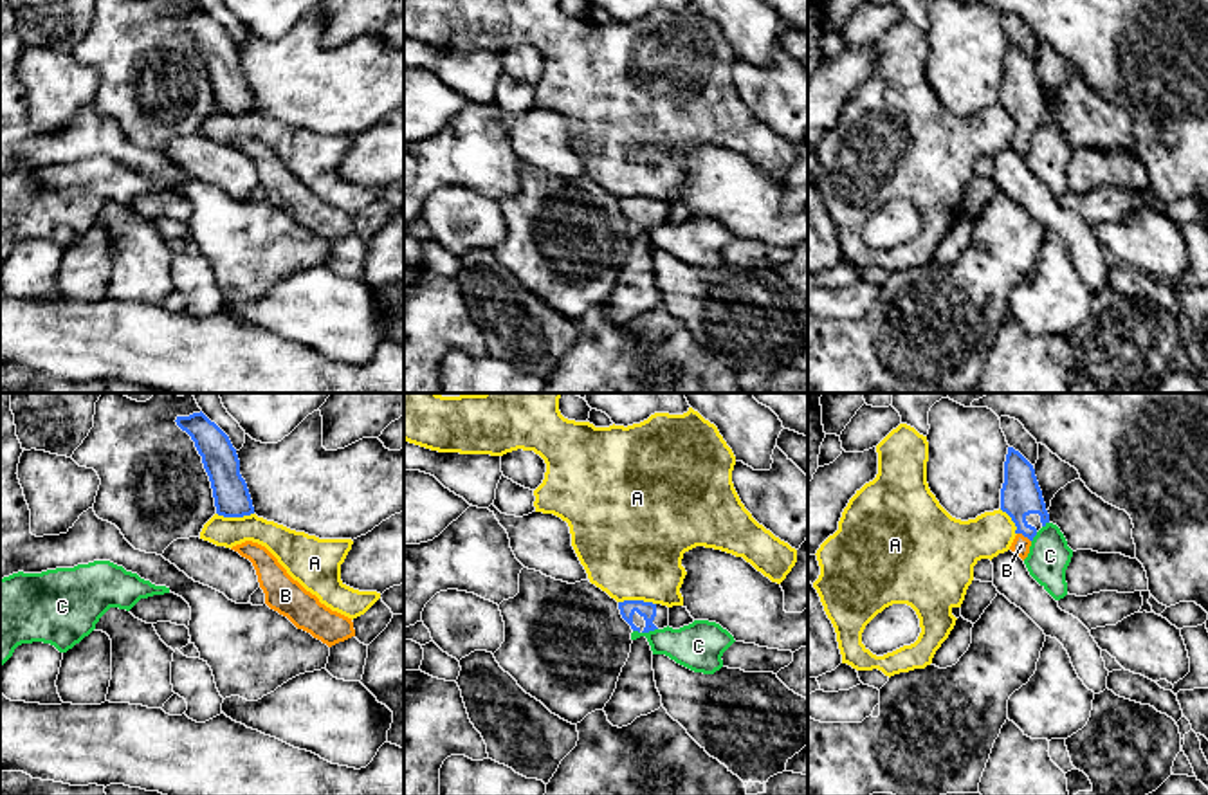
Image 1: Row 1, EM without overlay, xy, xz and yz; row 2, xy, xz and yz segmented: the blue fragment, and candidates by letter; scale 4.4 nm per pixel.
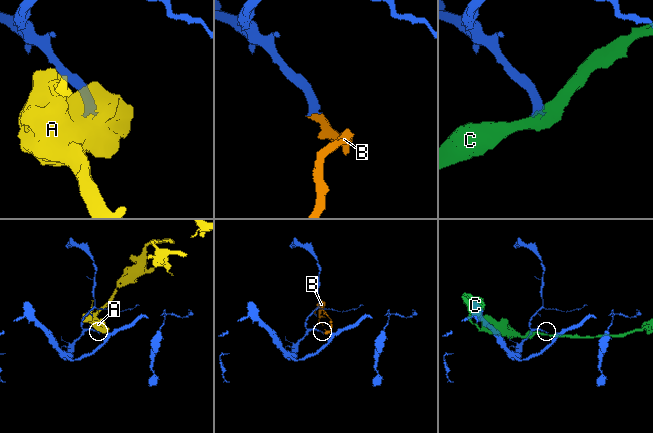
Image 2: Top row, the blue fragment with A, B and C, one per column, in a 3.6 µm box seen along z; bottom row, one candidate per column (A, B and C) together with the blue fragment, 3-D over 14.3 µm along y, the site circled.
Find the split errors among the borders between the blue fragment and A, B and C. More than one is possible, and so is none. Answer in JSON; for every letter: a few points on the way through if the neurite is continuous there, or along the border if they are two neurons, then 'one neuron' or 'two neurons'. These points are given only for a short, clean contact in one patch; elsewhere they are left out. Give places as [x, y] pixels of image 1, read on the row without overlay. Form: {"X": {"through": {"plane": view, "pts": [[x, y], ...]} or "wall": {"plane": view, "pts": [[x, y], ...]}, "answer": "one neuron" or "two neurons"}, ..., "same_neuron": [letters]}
{"A": {"wall": {"plane": "xy", "pts": [[217, 109], [224, 112], [253, 110]]}, "answer": "two neurons"}, "B": {"through": {"plane": "yz", "pts": [[1021, 91], [1024, 132], [1021, 141]]}, "answer": "one neuron"}, "C": {"wall": {"plane": "xz", "pts": [[657, 224], [642, 229]]}, "answer": "two neurons"}, "same_neuron": ["B"]}

